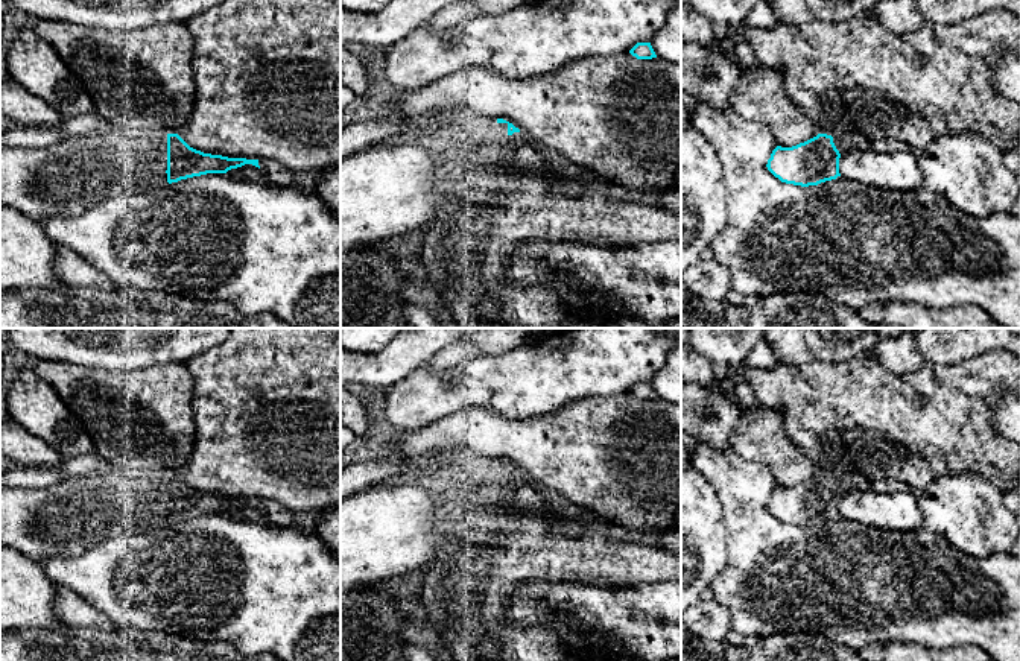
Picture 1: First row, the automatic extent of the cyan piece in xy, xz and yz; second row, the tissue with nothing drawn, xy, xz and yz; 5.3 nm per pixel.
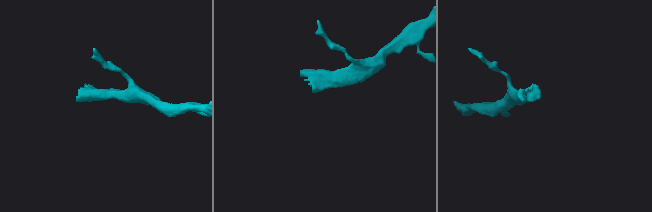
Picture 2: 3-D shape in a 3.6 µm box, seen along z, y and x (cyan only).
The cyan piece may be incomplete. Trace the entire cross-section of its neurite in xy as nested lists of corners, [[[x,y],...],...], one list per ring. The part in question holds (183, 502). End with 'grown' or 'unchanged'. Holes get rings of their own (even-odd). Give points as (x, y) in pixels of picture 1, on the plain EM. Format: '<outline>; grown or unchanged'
[[[106,471],[100,476],[79,476],[61,479],[41,489],[0,488],[0,547],[9,547],[32,561],[44,562],[52,558],[81,555],[87,547],[106,538],[123,533],[140,533],[181,520],[207,514],[226,514],[231,509],[252,504],[260,509],[258,500],[228,498],[204,494],[190,488],[178,474]]]; grown

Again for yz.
[[[827,474],[792,488],[777,486],[768,500],[768,511],[781,523],[809,527],[841,517],[842,482]]]; grown

